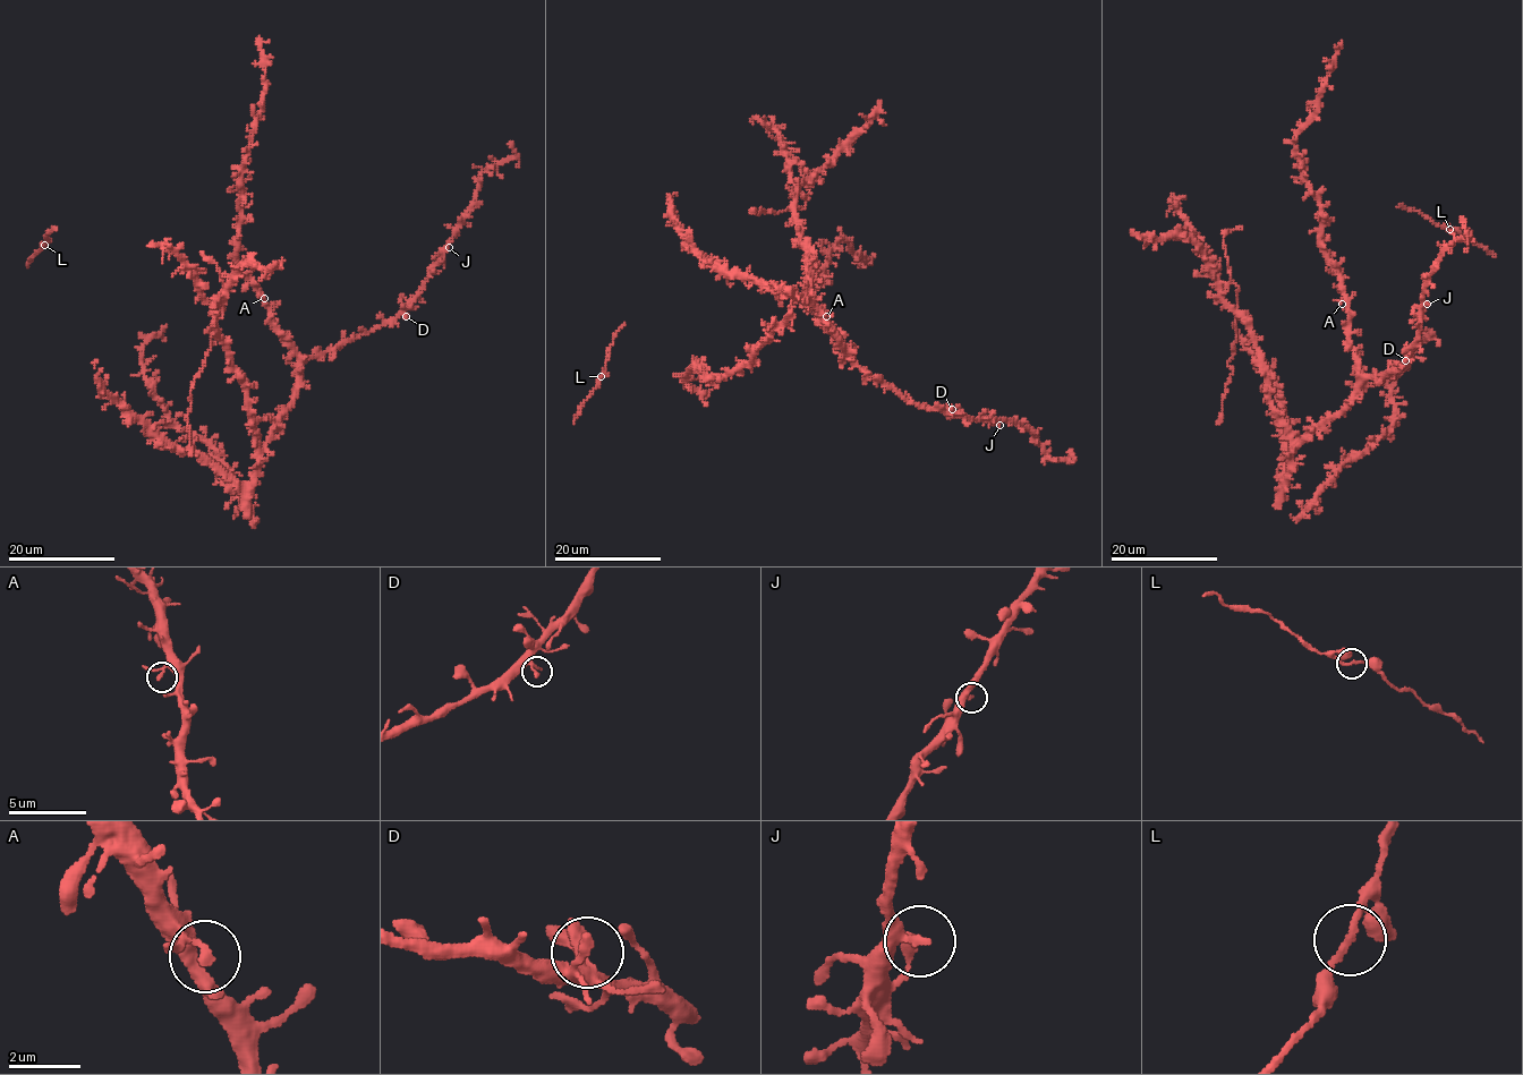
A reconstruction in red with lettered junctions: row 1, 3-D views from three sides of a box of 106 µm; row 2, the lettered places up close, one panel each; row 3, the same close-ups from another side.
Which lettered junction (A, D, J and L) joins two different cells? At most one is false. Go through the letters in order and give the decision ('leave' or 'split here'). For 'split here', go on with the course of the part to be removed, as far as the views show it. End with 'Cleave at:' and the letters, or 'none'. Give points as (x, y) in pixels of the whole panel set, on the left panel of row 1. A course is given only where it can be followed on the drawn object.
A: leave
D: leave
J: leave
L: leave
Cleave at: none

